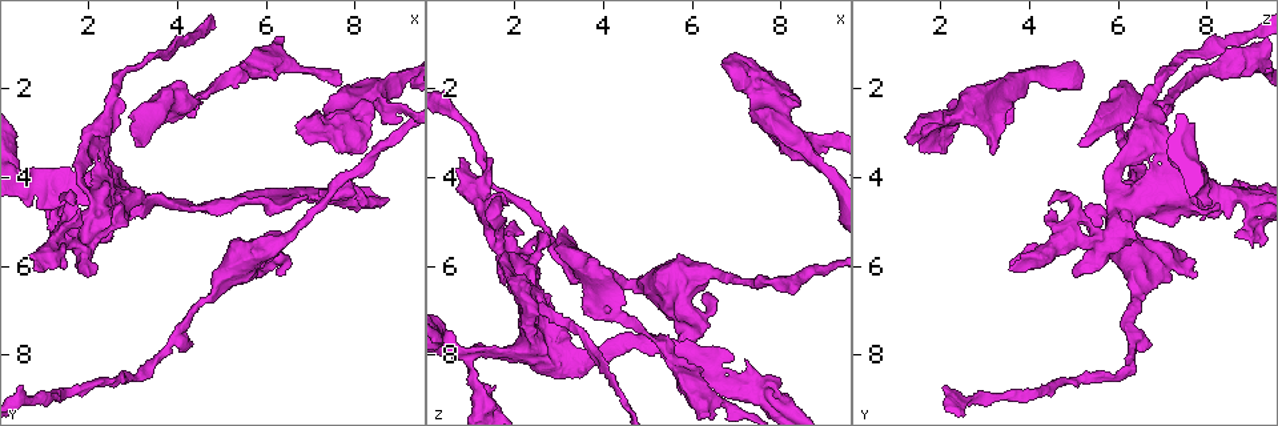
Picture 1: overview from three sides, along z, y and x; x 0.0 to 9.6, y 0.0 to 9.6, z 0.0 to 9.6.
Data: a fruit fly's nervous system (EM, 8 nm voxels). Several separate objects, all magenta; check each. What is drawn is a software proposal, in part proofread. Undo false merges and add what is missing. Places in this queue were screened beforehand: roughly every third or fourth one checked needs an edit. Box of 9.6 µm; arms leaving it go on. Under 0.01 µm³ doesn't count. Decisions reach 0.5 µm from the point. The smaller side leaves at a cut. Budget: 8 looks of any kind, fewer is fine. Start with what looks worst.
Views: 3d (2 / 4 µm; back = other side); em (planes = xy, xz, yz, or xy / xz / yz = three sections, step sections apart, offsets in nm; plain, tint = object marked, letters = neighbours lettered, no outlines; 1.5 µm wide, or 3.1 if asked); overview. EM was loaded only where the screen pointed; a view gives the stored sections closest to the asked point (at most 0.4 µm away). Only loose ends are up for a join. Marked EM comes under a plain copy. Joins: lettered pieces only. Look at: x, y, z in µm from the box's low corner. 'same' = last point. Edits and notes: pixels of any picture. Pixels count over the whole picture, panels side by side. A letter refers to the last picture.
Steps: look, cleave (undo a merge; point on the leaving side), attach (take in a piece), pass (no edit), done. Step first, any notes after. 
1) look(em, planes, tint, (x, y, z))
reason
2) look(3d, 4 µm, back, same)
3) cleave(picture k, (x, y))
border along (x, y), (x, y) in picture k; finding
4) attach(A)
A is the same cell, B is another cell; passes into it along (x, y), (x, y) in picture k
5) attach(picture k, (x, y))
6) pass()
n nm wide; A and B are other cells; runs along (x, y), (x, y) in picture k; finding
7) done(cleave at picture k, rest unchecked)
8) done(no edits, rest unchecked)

look(em, xy, step 4, letters, (1.70, 4.70, 4.45))
branch stops here

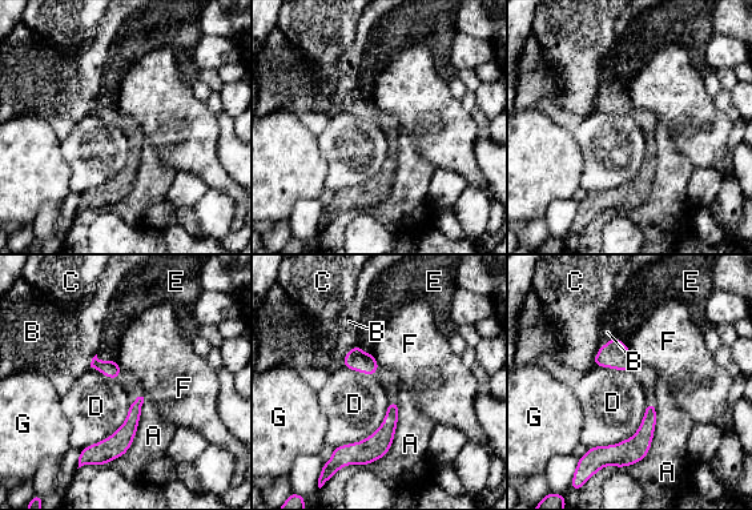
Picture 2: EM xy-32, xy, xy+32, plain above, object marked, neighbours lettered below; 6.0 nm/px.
look(em, planes, letters, same)
another direction

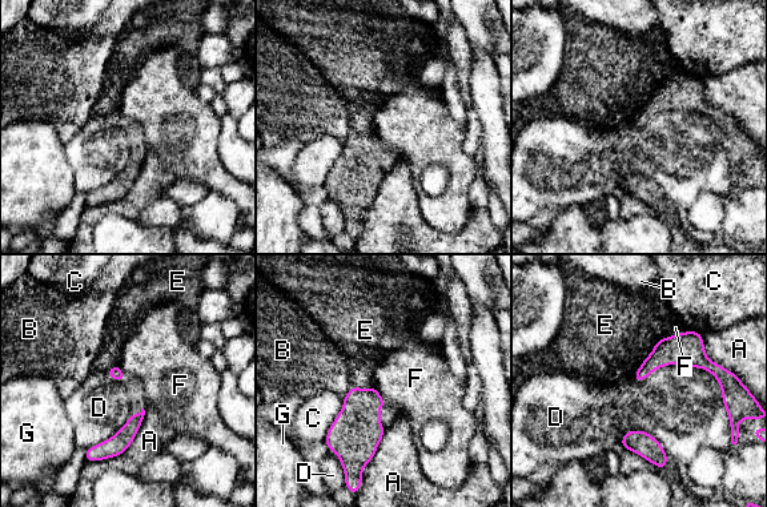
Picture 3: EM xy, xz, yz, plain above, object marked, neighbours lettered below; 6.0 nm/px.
pass()
A, B, C, D, E, F and G are other cells; border along (693, 366), (715, 378), (729, 419) in picture 3; no lettered piece goes on from it

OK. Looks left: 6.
look(em, yz, step 8, letters, (3.50, 2.35, 7.05))
free end

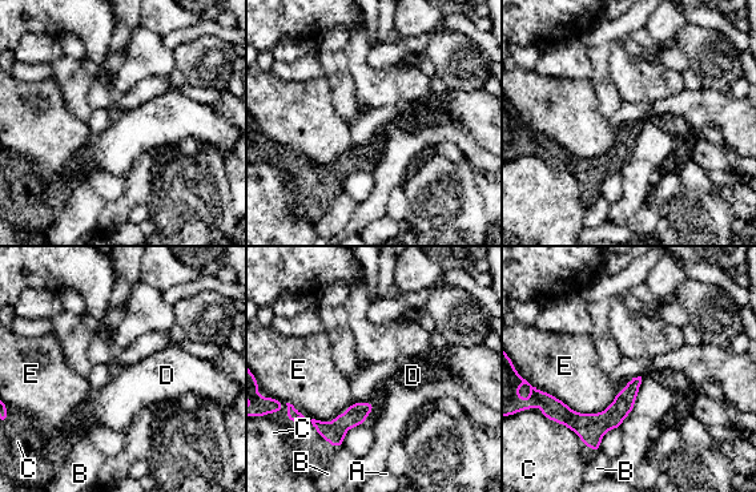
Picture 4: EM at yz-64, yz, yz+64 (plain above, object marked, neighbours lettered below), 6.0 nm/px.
look(em, planes, letters, same)
cut it another way

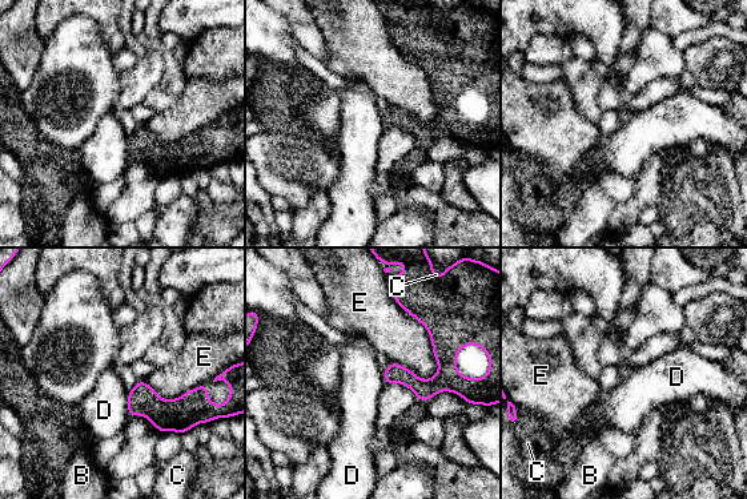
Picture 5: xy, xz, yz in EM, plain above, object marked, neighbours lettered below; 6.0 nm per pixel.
pass()
B, C, D and E are other cells; none of them fits

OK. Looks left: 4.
look(3d, 4 µm, (6.35, 6.25, 6.70))
free end

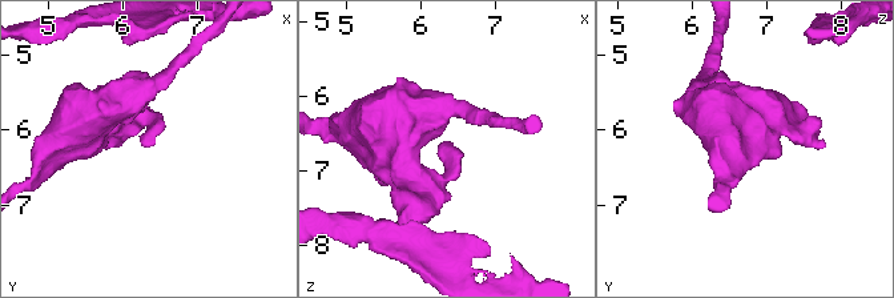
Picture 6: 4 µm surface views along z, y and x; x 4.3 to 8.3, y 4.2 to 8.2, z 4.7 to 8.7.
look(em, planes, tint, (6.30, 6.20, 6.65))
now the EM

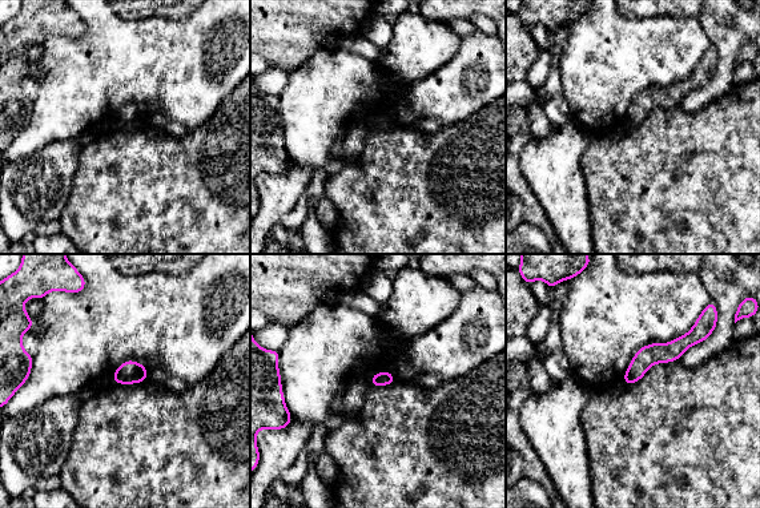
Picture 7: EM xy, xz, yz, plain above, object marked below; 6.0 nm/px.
look(em, planes, letters, same)

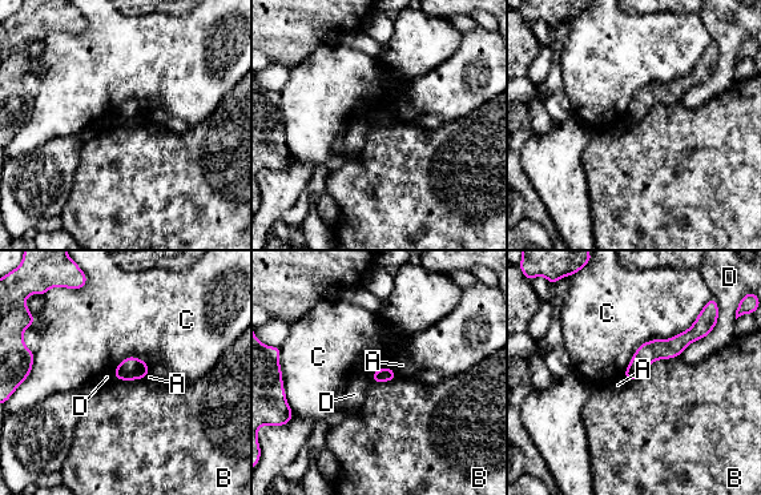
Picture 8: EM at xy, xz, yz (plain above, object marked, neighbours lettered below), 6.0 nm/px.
pass()
A, B, C and D are other cells; runs along (697, 330), (656, 349), (628, 377) in picture 8; no lettered piece goes on from it

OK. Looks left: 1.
done(no edits, rest unchecked)

